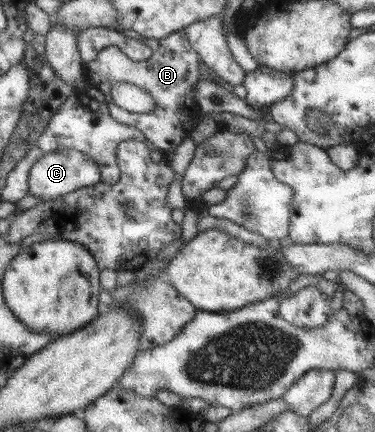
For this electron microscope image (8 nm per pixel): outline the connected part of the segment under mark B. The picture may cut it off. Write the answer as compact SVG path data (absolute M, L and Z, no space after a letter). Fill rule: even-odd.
M183 30L169 33L163 39L143 39L145 45L152 51L143 61L129 59L118 47L104 47L97 53L95 59L83 63L84 77L89 87L96 88L105 96L104 107L109 116L117 123L135 127L149 143L157 150L164 152L175 148L193 130L193 115L201 115L194 101L194 87L198 83L201 61L192 50ZM115 83L131 83L151 95L154 102L149 113L130 113L115 106L111 100L110 89Z

